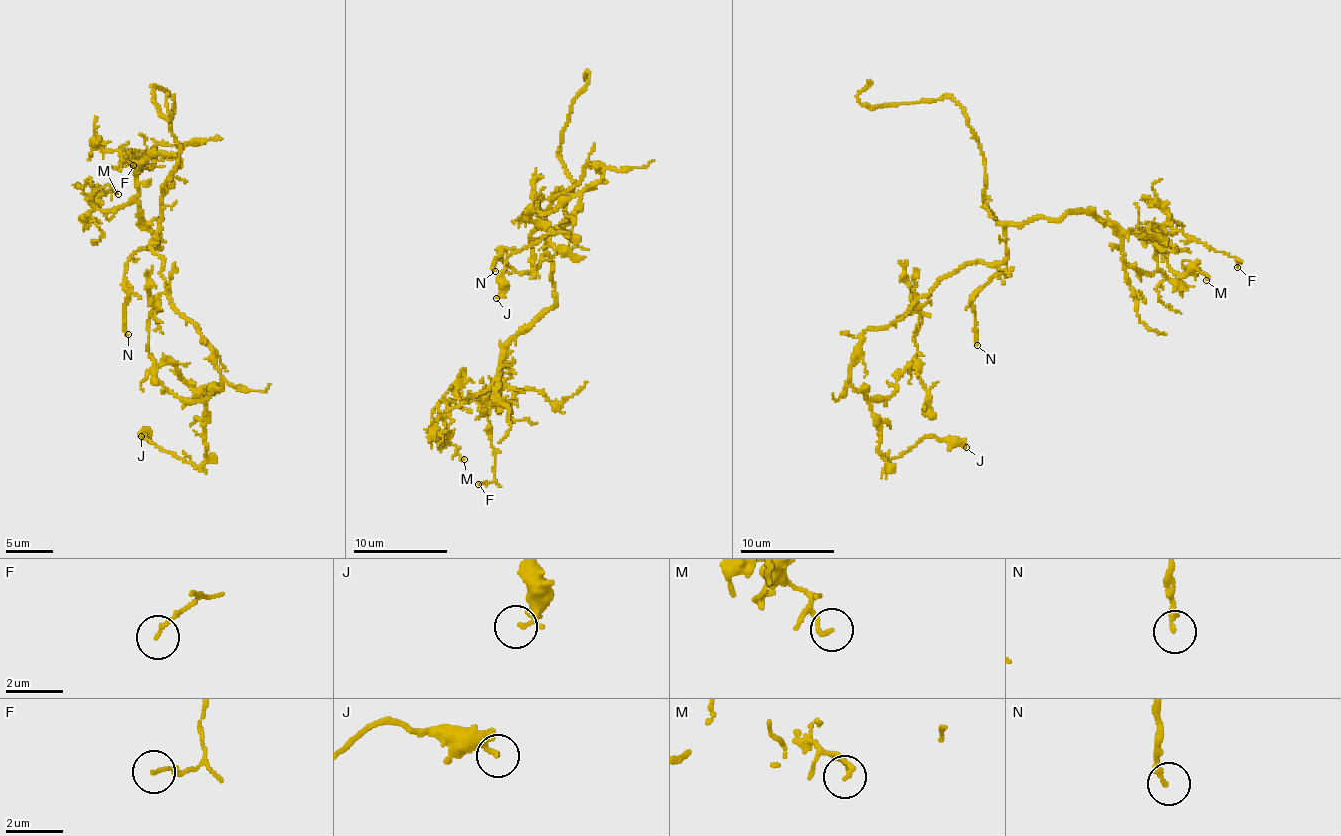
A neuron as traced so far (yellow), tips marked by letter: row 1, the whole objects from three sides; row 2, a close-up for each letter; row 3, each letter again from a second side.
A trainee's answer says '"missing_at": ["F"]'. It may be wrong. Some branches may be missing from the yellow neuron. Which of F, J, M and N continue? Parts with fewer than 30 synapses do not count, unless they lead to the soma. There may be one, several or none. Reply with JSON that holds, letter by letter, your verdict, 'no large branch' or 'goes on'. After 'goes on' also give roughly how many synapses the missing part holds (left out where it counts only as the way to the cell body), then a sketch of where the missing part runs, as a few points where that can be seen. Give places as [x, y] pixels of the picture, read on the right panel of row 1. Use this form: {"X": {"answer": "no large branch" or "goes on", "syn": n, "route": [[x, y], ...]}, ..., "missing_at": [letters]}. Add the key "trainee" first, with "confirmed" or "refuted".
{"trainee": "refuted", "F": {"answer": "no large branch"}, "J": {"answer": "no large branch"}, "M": {"answer": "no large branch"}, "N": {"answer": "no large branch"}, "missing_at": []}

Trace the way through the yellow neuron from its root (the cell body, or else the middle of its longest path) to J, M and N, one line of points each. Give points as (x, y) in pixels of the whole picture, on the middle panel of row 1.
J: (531, 232), (583, 168), (603, 168), (582, 194), (571, 233), (547, 233), (509, 256), (496, 298)
M: (531, 232), (531, 265), (551, 259), (555, 304), (508, 343), (485, 390), (439, 405), (446, 439), (464, 459)
N: (531, 232), (530, 272), (517, 272), (507, 265), (499, 258), (497, 253), (501, 250), (493, 267), (495, 271)

